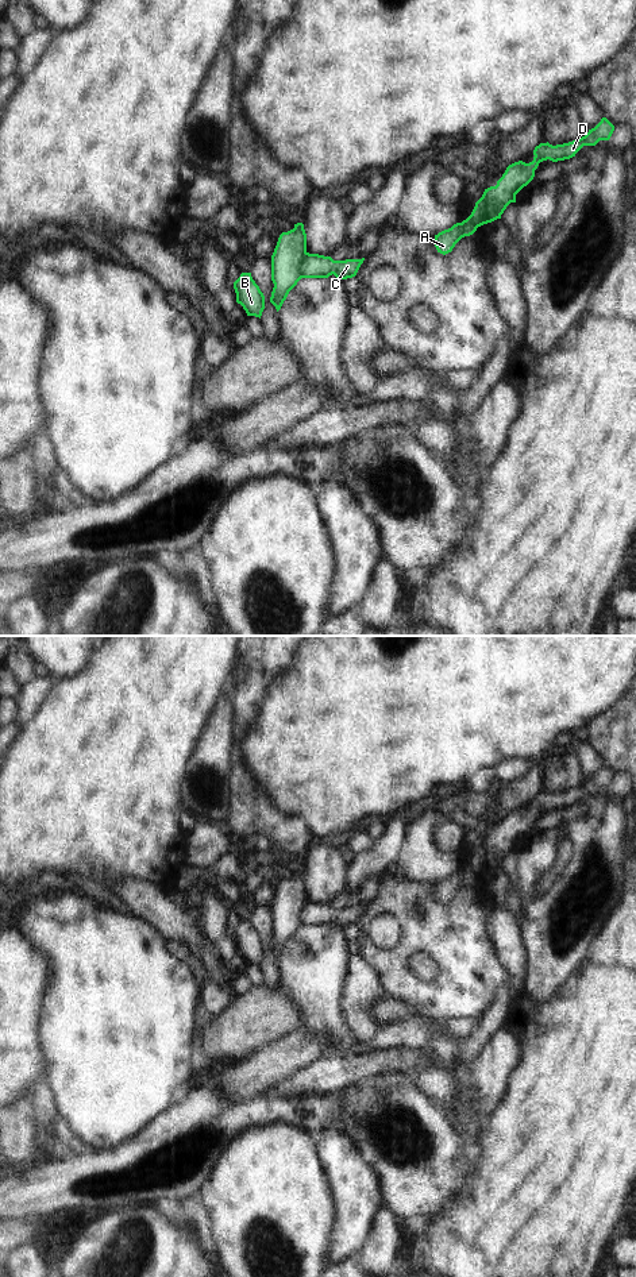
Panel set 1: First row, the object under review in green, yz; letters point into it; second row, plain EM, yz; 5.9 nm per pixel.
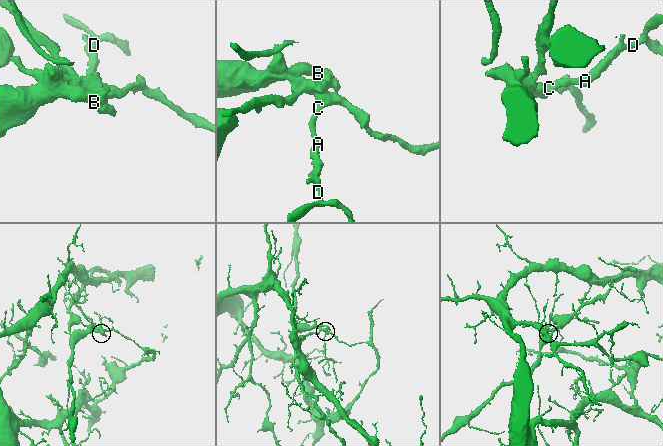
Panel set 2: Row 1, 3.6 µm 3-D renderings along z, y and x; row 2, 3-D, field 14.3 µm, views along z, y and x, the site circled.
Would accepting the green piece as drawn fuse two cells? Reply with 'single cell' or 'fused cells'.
fused cells

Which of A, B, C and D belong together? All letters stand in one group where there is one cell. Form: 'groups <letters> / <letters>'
groups A C D / B

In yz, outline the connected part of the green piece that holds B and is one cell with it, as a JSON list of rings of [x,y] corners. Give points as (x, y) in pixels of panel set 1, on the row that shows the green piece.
[[[242,273],[234,282],[236,302],[243,306],[247,316],[262,316],[265,309],[265,296],[251,277],[251,273]]]

